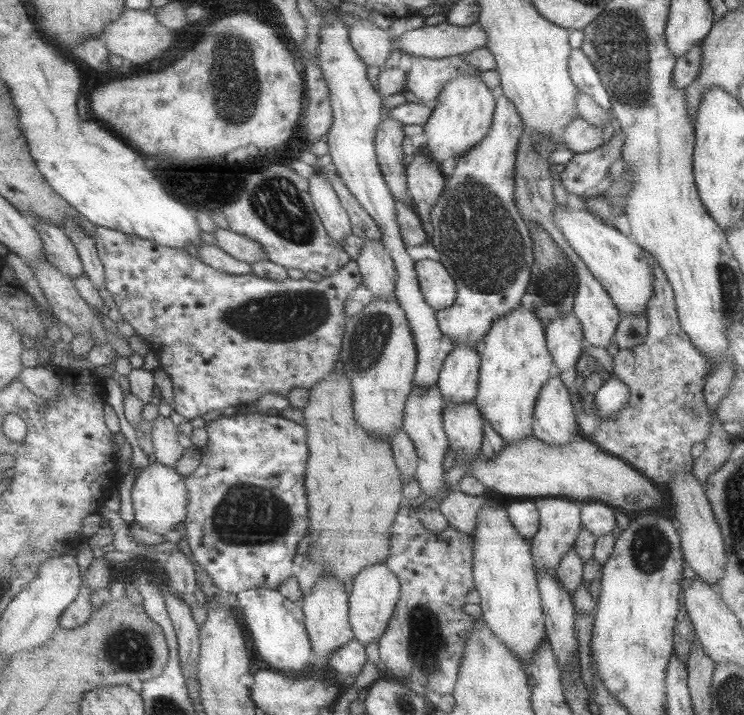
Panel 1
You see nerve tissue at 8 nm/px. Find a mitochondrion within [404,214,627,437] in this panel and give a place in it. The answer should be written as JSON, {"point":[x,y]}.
{"point":[548,285]}

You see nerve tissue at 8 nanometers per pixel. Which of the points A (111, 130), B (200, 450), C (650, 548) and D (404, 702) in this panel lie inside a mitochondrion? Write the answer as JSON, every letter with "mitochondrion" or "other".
{"A":"other","B":"other","C":"mitochondrion","D":"mitochondrion"}

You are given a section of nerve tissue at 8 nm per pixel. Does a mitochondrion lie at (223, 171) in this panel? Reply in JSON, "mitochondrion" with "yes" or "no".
{"mitochondrion":"no"}

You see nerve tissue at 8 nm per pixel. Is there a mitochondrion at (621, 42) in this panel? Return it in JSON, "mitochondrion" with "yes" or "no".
{"mitochondrion":"yes"}

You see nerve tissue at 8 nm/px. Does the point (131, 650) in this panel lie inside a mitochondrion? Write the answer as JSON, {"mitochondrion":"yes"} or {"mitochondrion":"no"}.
{"mitochondrion":"yes"}

